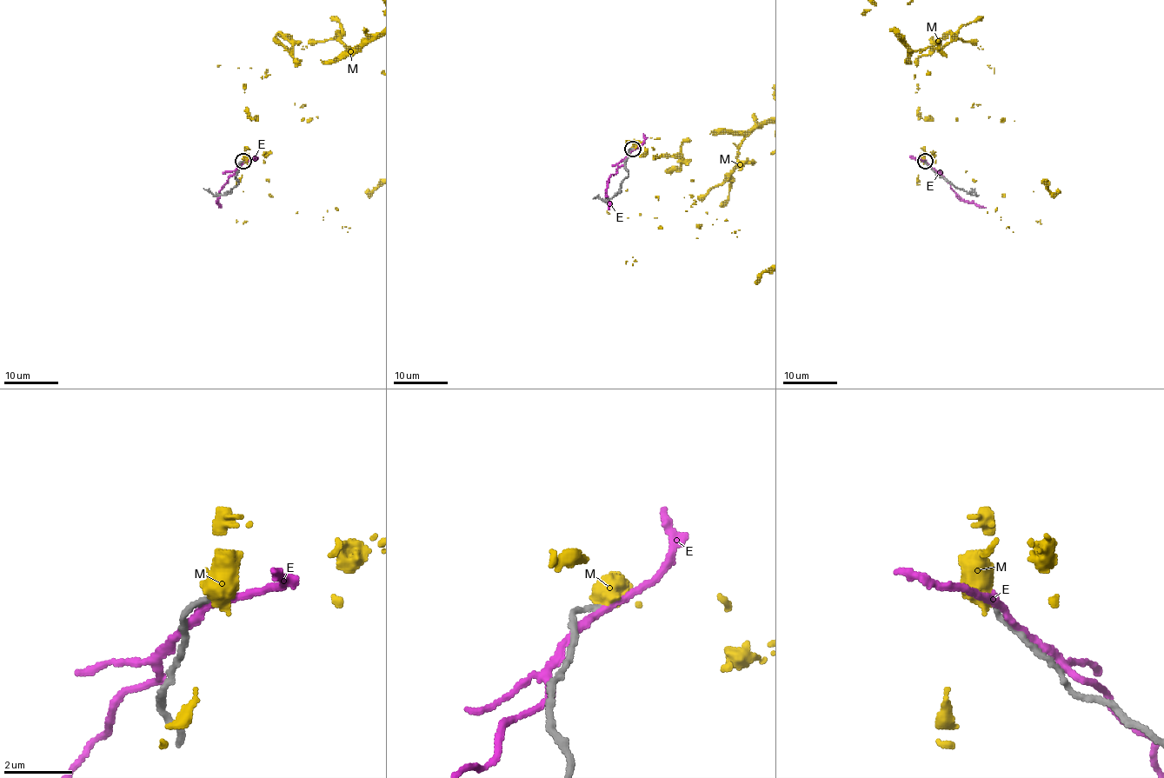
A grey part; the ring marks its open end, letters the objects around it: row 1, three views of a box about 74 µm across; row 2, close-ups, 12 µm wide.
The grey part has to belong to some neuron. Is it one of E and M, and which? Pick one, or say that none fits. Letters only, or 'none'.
none

